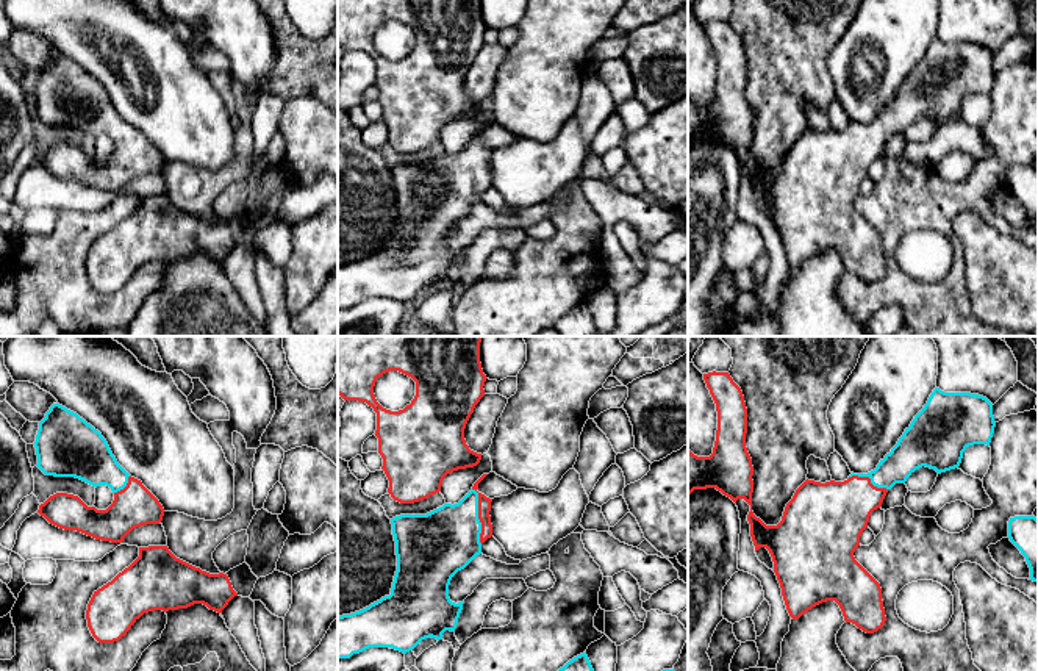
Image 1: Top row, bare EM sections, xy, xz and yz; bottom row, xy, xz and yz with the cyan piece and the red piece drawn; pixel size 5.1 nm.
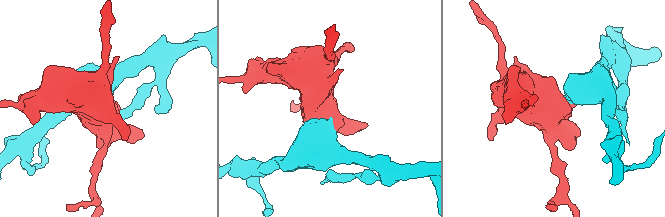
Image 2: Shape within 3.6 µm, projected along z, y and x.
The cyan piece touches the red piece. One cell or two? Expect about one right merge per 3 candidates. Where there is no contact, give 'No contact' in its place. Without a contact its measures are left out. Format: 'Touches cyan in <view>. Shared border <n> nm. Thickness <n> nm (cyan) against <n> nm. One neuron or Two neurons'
Touches cyan in xz. Shared border 300 nm. Thickness 340 nm (cyan) against 60 nm. One neuron

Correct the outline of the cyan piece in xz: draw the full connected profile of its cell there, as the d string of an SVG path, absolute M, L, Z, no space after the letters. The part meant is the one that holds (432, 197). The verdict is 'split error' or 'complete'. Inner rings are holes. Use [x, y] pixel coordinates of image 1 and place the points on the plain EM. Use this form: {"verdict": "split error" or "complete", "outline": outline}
{"verdict": "split error", "outline": "M486 125L458 153L444 153L427 164L391 169L397 205L391 244L360 261L338 266L338 308L350 308L369 297L392 297L406 303L425 288L439 291L446 280L455 282L464 250L450 250L450 230L481 203L481 194L492 186L492 149L477 141Z"}

